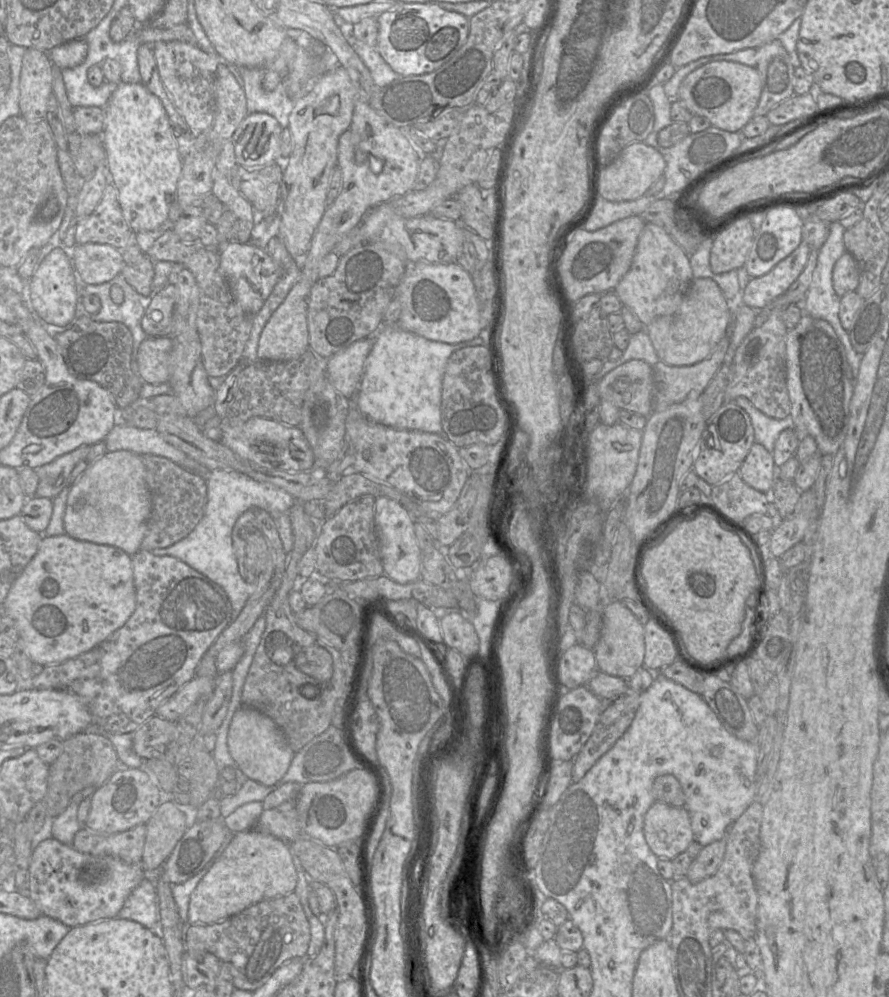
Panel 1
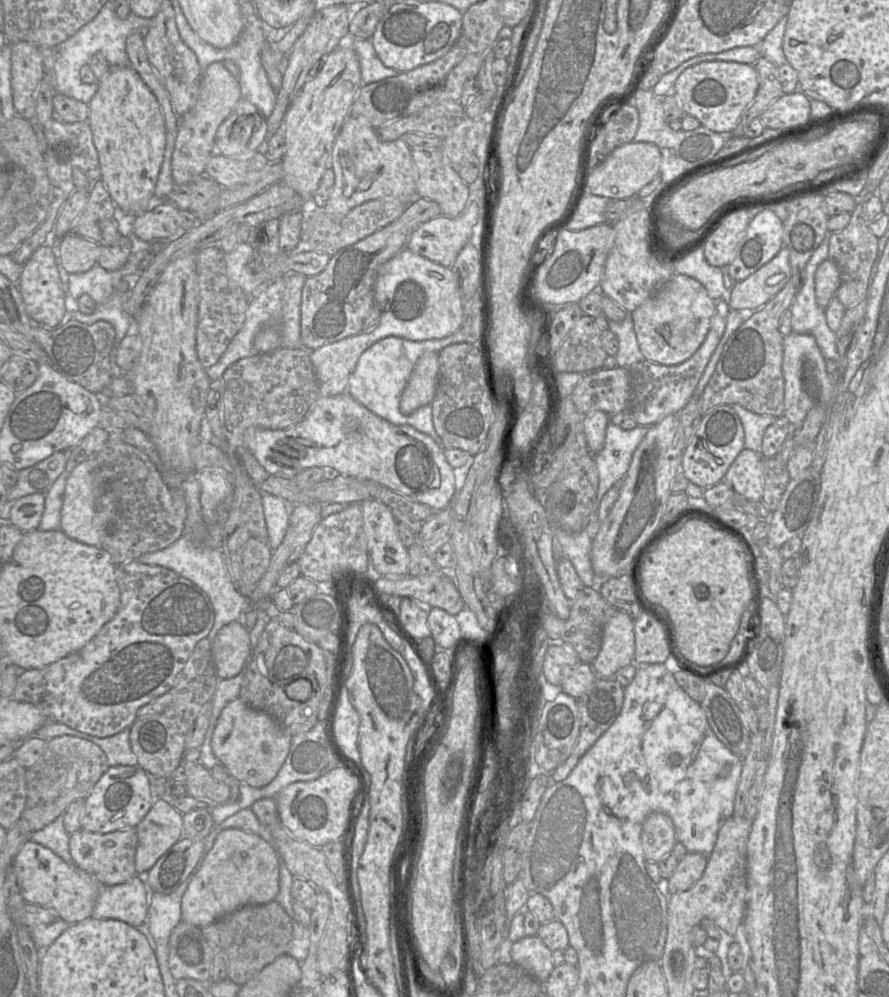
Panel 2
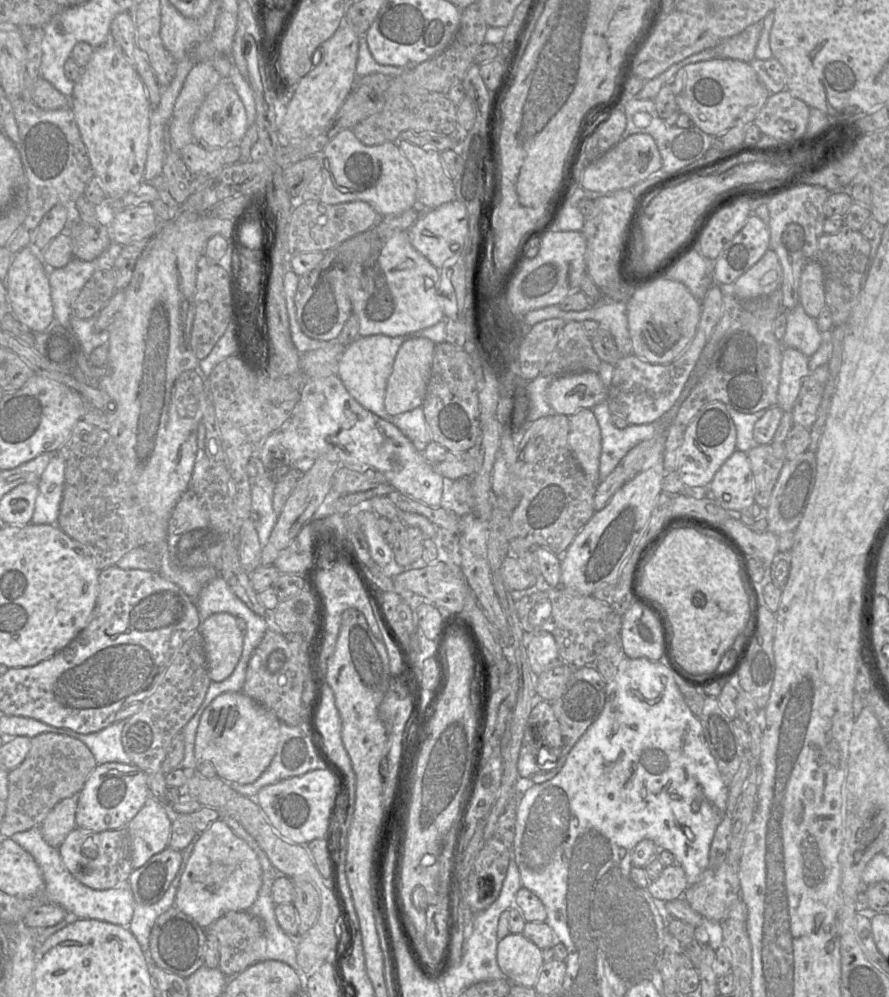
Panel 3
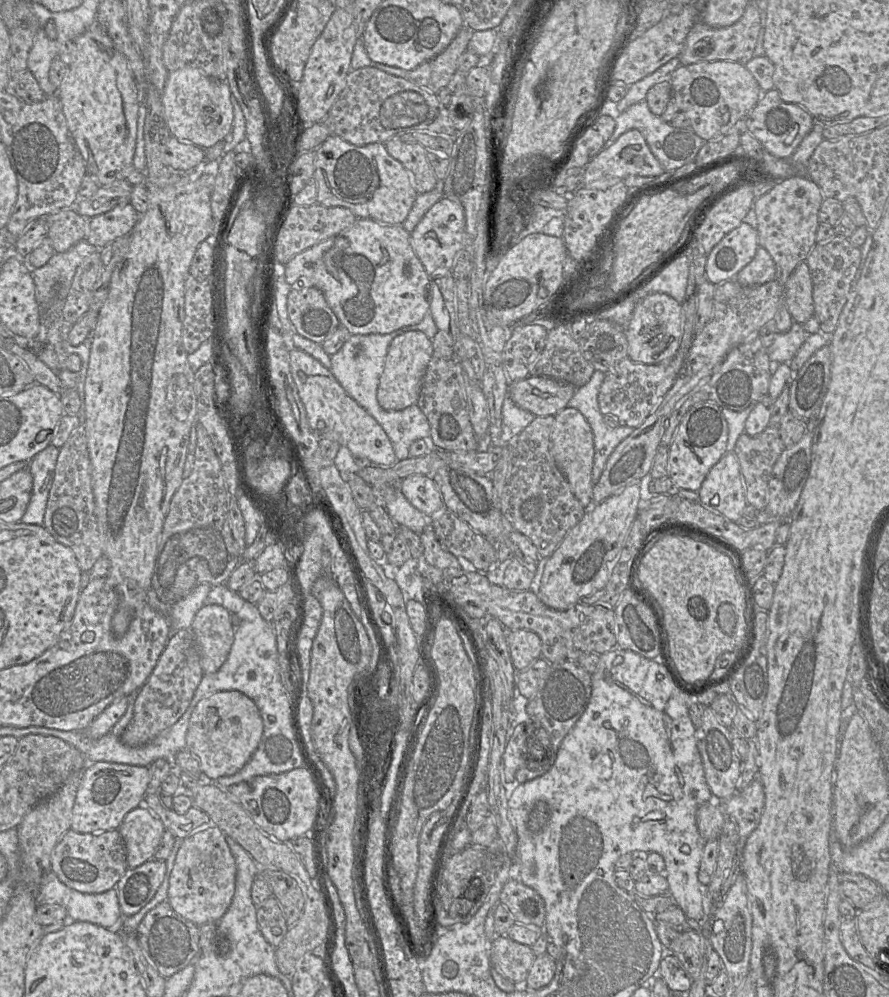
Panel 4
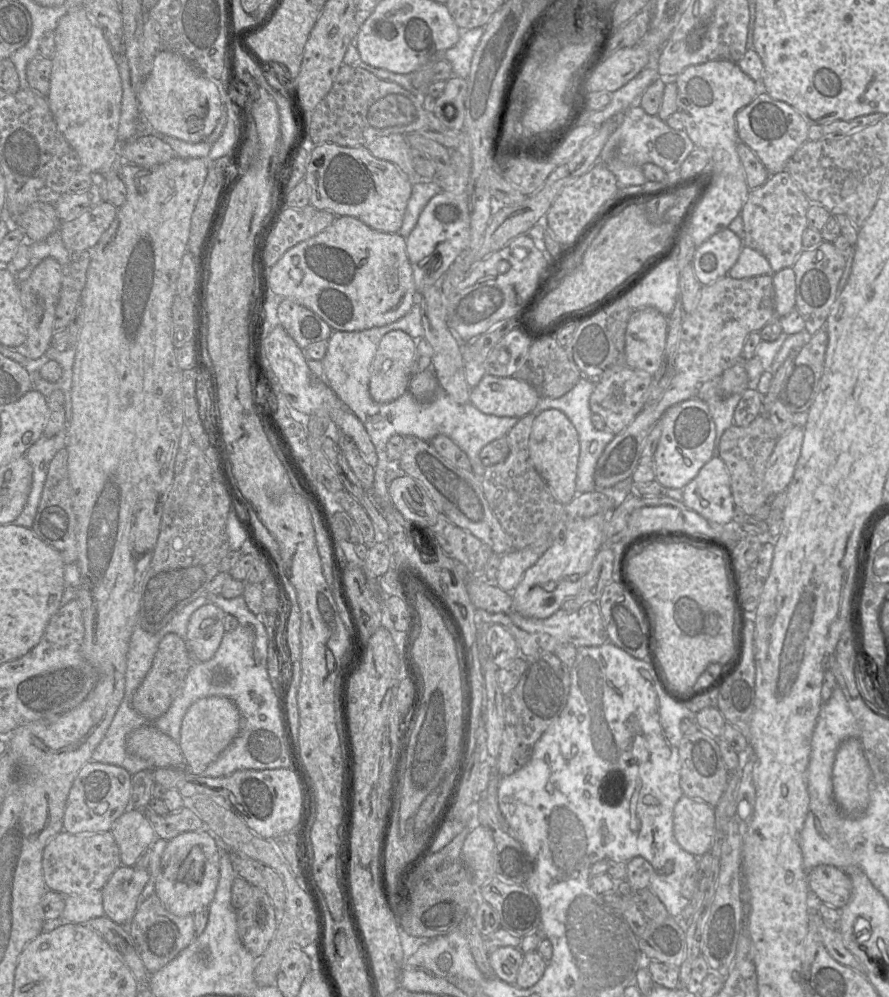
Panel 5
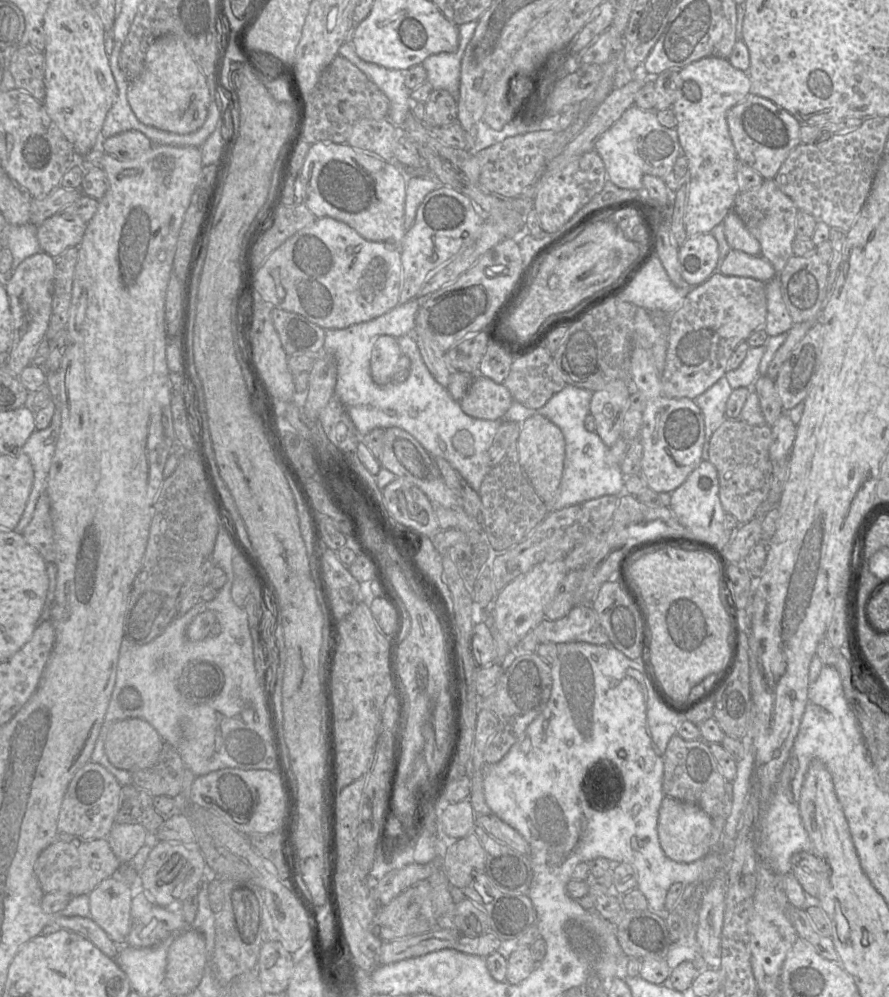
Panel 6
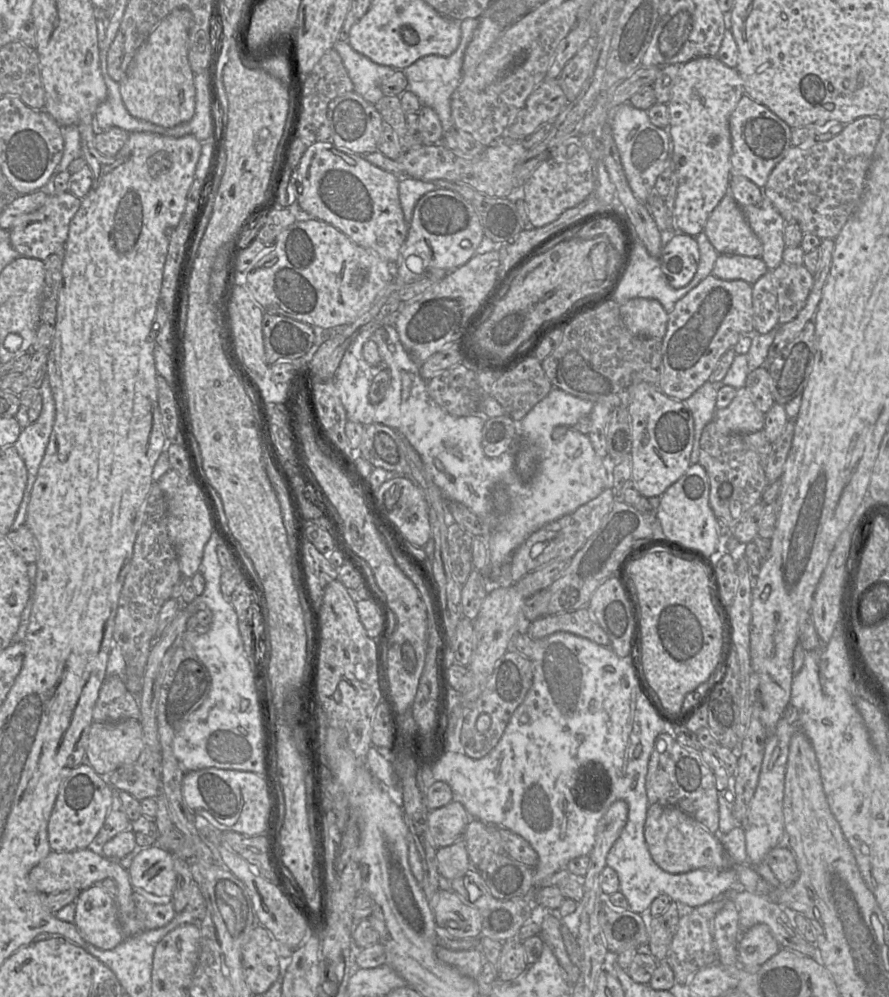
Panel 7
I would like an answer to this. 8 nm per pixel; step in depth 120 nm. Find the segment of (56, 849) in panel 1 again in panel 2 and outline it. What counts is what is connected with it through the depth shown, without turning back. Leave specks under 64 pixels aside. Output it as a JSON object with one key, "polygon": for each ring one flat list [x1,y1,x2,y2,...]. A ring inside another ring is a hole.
{"polygon":[[31,840,19,849,13,859,12,868,25,902,48,908,70,924,92,916,98,894,102,886,105,886,92,874,74,863,65,862,50,849]]}

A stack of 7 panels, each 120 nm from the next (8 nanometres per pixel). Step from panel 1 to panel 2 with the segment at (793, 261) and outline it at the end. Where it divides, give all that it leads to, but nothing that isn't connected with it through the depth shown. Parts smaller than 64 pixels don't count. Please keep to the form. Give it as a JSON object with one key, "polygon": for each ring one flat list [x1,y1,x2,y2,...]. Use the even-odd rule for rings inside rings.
{"polygon":[[782,247,780,251,756,272,742,281,736,282,730,292,728,305,731,309,760,309,771,300,791,279,789,251]]}

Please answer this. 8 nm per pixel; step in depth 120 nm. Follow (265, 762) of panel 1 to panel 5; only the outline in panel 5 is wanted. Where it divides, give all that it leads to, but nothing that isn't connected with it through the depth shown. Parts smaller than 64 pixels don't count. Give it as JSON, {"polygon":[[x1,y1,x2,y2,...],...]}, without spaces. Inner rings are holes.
{"polygon":[[213,695,190,705,181,724,179,746,185,759,187,773,202,775,208,765,231,743,240,729,241,714,228,697]]}

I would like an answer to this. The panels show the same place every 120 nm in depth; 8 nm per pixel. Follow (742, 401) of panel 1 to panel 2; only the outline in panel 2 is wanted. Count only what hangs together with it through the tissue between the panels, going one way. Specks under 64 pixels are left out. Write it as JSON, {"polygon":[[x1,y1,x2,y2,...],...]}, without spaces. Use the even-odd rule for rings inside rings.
{"polygon":[[734,403,731,405,738,415,744,429,744,448,761,454,763,434,777,417,768,414,756,414]]}

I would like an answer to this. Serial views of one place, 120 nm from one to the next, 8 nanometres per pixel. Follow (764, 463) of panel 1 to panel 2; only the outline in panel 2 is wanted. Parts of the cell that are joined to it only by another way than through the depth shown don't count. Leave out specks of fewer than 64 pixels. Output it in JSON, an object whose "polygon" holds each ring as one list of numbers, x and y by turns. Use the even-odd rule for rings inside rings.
{"polygon":[[744,448,729,467,724,481,749,501,759,502,763,495,763,456]]}

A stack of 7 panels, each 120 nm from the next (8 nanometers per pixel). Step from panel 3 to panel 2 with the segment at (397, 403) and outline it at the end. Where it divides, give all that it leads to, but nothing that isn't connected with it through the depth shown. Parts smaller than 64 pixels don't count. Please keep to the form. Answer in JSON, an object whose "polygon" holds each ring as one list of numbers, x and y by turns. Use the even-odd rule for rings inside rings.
{"polygon":[[426,352,417,361,401,394,399,409,409,415,419,407,431,404,439,380,438,353]]}

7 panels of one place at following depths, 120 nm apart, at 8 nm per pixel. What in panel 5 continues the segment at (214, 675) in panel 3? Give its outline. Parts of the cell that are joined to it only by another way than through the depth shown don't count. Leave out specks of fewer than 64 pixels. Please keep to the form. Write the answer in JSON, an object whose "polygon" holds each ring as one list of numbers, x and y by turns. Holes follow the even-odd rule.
{"polygon":[[206,604,190,617,186,642,194,660,205,662,216,653,225,635,225,612,219,607]]}

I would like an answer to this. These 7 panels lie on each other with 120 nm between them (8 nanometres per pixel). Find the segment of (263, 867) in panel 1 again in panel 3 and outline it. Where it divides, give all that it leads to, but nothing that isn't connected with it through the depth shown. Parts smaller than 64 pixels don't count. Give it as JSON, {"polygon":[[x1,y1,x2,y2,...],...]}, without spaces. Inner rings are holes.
{"polygon":[[218,817,197,835,174,905,206,928,227,912,247,911,256,901,262,884,263,872,257,854]]}

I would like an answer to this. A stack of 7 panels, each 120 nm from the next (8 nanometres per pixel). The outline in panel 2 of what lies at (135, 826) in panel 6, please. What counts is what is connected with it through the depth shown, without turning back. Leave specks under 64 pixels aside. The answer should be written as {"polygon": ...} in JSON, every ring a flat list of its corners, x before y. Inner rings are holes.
{"polygon":[[157,800,136,826,137,873,147,872,157,860,182,838,183,814,164,800]]}

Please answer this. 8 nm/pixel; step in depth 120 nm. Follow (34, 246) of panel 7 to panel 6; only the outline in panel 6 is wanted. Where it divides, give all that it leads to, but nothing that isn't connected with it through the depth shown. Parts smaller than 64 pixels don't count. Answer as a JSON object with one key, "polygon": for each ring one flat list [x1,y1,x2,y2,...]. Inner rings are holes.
{"polygon":[[81,195,75,202,44,220,37,227,37,240,42,251,55,257,69,247,78,246,97,207,96,198]]}

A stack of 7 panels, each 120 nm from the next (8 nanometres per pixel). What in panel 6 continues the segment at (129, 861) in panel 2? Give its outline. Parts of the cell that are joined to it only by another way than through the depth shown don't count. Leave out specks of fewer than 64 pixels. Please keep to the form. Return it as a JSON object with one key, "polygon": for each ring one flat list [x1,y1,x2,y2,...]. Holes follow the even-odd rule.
{"polygon":[[58,838,45,848,35,863,35,873,44,893,63,892,72,896,89,894,102,880,112,876,121,862,106,838,83,840]]}

